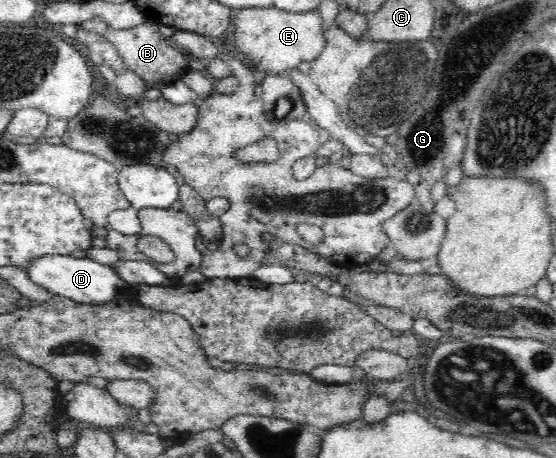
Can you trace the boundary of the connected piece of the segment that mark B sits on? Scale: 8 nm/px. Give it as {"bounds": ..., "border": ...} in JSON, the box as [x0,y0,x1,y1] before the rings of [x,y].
{"bounds":[76,18,189,88],"border":[[[146,18],[141,25],[131,29],[113,29],[101,20],[93,19],[83,21],[76,25],[77,30],[95,33],[106,38],[123,56],[129,70],[140,76],[149,88],[159,88],[167,82],[173,82],[189,71],[188,56],[185,51],[178,49],[171,43],[170,38],[165,38],[160,33],[160,24]]]}

